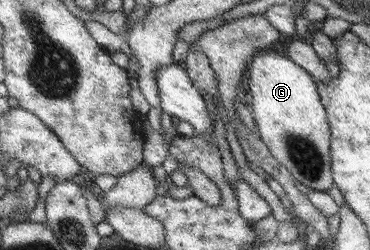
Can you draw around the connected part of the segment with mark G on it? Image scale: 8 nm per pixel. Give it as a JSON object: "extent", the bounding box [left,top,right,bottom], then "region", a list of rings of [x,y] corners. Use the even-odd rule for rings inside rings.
{"extent":[245,52,331,192],"region":[[[277,52],[256,54],[250,61],[250,89],[245,93],[251,104],[257,133],[266,144],[273,158],[277,159],[292,174],[296,182],[309,189],[328,192],[331,180],[330,124],[323,108],[318,85],[314,77],[291,60]]]}

